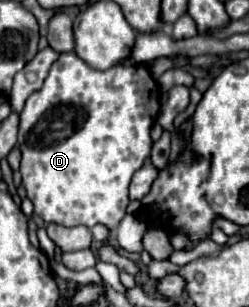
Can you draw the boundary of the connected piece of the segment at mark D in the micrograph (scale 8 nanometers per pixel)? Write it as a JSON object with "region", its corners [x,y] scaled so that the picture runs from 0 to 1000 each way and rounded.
{"region":[[[301,169],[245,176],[237,195],[205,215],[205,235],[173,267],[173,287],[133,300],[108,319],[100,352],[76,371],[76,489],[92,502],[92,515],[84,515],[84,573],[92,573],[92,606],[108,619],[108,645],[141,671],[141,697],[165,704],[189,730],[197,723],[245,730],[245,736],[317,736],[317,730],[333,730],[333,736],[357,736],[357,743],[382,736],[382,730],[422,730],[438,749],[470,743],[486,710],[502,704],[502,678],[518,664],[510,606],[526,593],[526,573],[582,534],[582,521],[606,502],[606,476],[614,476],[606,410],[614,410],[631,371],[639,371],[639,287],[614,267],[598,228],[574,208],[550,208],[550,215],[534,215],[534,208],[518,208],[518,215],[454,215],[454,221],[438,221],[422,235],[398,235],[398,228],[373,228],[341,195],[309,189]]]}

